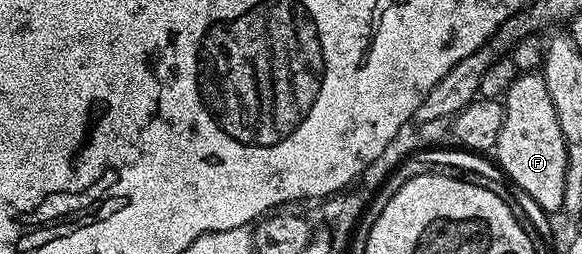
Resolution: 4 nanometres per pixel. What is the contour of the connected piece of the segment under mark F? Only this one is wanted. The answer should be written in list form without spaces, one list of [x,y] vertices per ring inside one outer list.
[[[541,72],[519,73],[504,96],[504,123],[496,146],[496,164],[540,205],[546,214],[554,215],[565,203],[566,147],[557,121],[556,107],[548,93]]]

